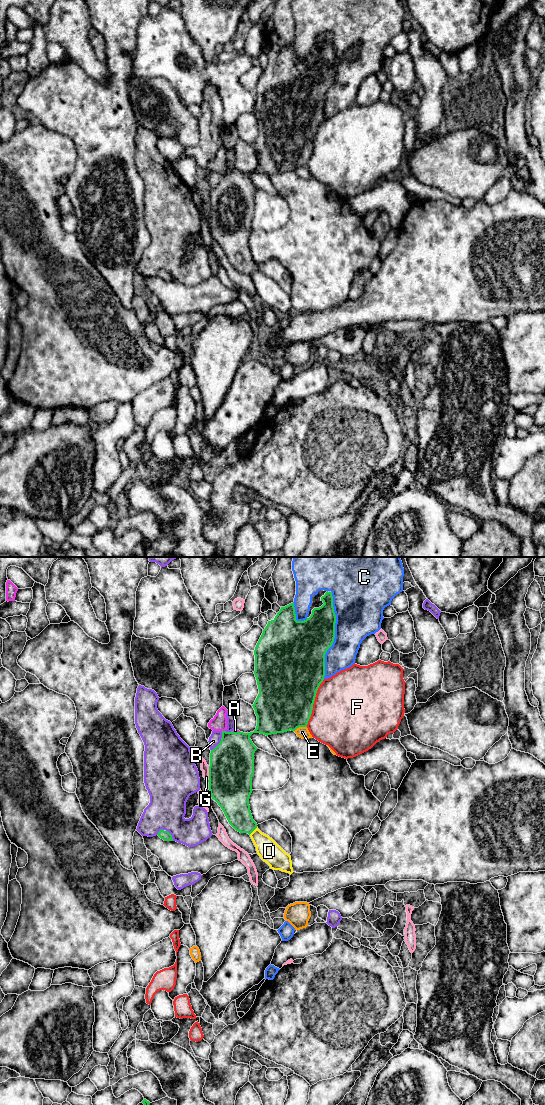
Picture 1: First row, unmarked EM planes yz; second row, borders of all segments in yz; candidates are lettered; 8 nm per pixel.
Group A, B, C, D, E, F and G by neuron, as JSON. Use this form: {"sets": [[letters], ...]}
{"sets": [["A"], ["B"], ["C"], ["D"], ["E"], ["F"], ["G"]]}

